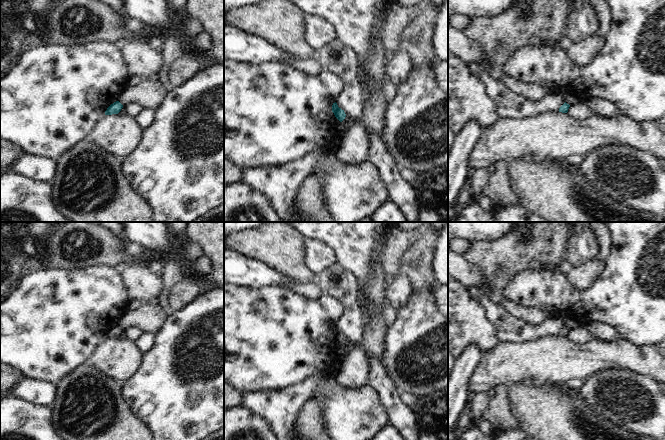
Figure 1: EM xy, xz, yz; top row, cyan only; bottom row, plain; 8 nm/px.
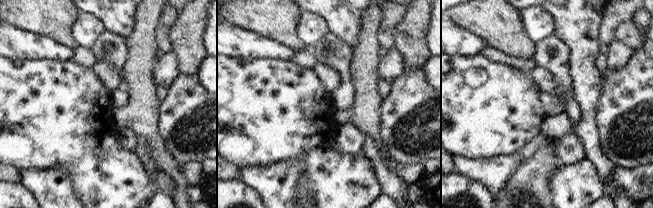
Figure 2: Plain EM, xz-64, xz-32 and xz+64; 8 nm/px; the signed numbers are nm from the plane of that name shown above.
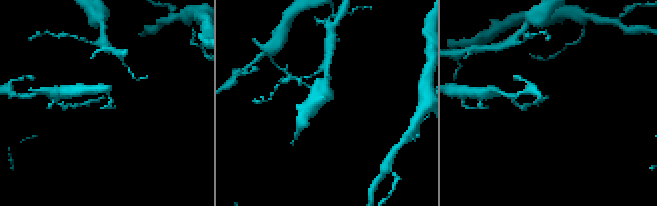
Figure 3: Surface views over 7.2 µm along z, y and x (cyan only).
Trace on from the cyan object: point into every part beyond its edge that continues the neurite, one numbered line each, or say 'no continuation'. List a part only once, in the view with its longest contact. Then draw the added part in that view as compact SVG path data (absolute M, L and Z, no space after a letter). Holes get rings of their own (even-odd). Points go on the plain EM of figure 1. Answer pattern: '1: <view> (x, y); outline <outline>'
no continuation

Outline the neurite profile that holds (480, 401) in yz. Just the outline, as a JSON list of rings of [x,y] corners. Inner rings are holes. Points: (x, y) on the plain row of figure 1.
[[[486,392],[474,394],[472,401],[469,403],[468,413],[471,415],[475,424],[480,421],[480,415],[490,405],[491,398]]]

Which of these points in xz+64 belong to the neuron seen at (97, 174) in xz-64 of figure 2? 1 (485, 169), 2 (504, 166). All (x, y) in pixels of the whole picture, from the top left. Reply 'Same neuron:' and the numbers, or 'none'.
Same neuron: none

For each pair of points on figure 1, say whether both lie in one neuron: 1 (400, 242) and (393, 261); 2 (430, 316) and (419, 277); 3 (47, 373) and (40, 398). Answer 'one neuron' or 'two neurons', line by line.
1: one neuron
2: two neurons
3: two neurons

